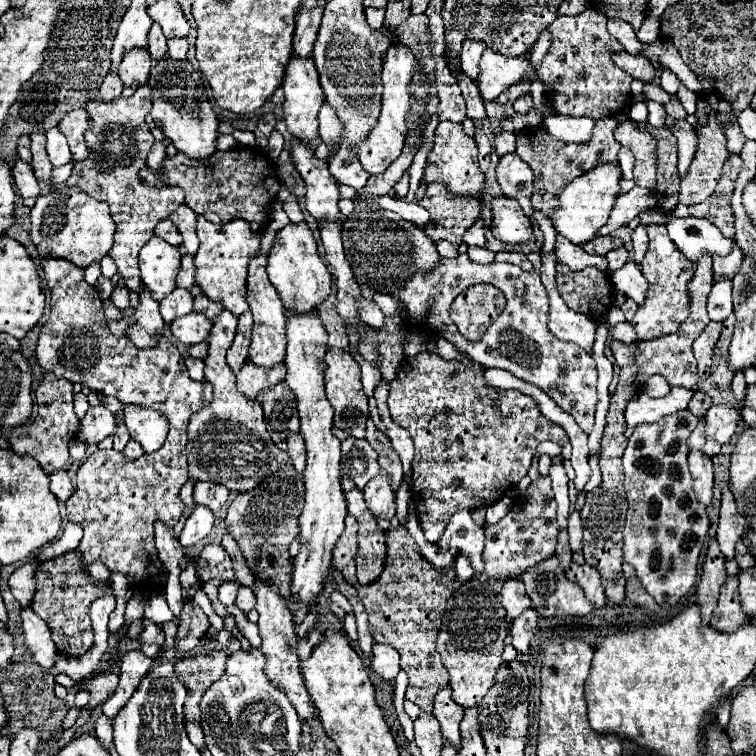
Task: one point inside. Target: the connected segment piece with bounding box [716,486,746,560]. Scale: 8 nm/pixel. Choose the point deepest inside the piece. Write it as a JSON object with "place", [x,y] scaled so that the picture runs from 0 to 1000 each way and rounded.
{"place":[967,697]}

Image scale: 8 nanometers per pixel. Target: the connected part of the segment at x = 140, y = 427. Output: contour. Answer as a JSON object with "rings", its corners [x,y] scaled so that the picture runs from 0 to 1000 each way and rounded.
{"rings":[[[175,534],[164,537],[164,561],[172,577],[188,587],[190,598],[206,598],[214,593],[222,574],[222,556],[214,545],[198,540],[183,540]]]}

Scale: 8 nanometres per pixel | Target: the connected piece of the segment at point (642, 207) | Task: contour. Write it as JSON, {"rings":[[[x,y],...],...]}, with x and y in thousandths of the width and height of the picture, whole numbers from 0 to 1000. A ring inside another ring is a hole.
{"rings":[[[839,246],[833,254],[828,254],[825,259],[817,262],[807,291],[794,302],[791,312],[804,312],[810,307],[815,307],[823,299],[831,299],[836,288],[841,288],[847,280],[862,278],[868,272],[868,259],[862,259],[860,251],[849,249],[849,246]]]}

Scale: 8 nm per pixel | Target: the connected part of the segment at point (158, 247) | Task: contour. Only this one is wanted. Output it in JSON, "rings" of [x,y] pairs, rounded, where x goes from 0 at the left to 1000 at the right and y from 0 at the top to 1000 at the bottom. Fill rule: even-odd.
{"rings":[[[209,312],[185,331],[188,373],[204,397],[220,394],[233,381],[233,362],[238,360],[238,331]]]}

